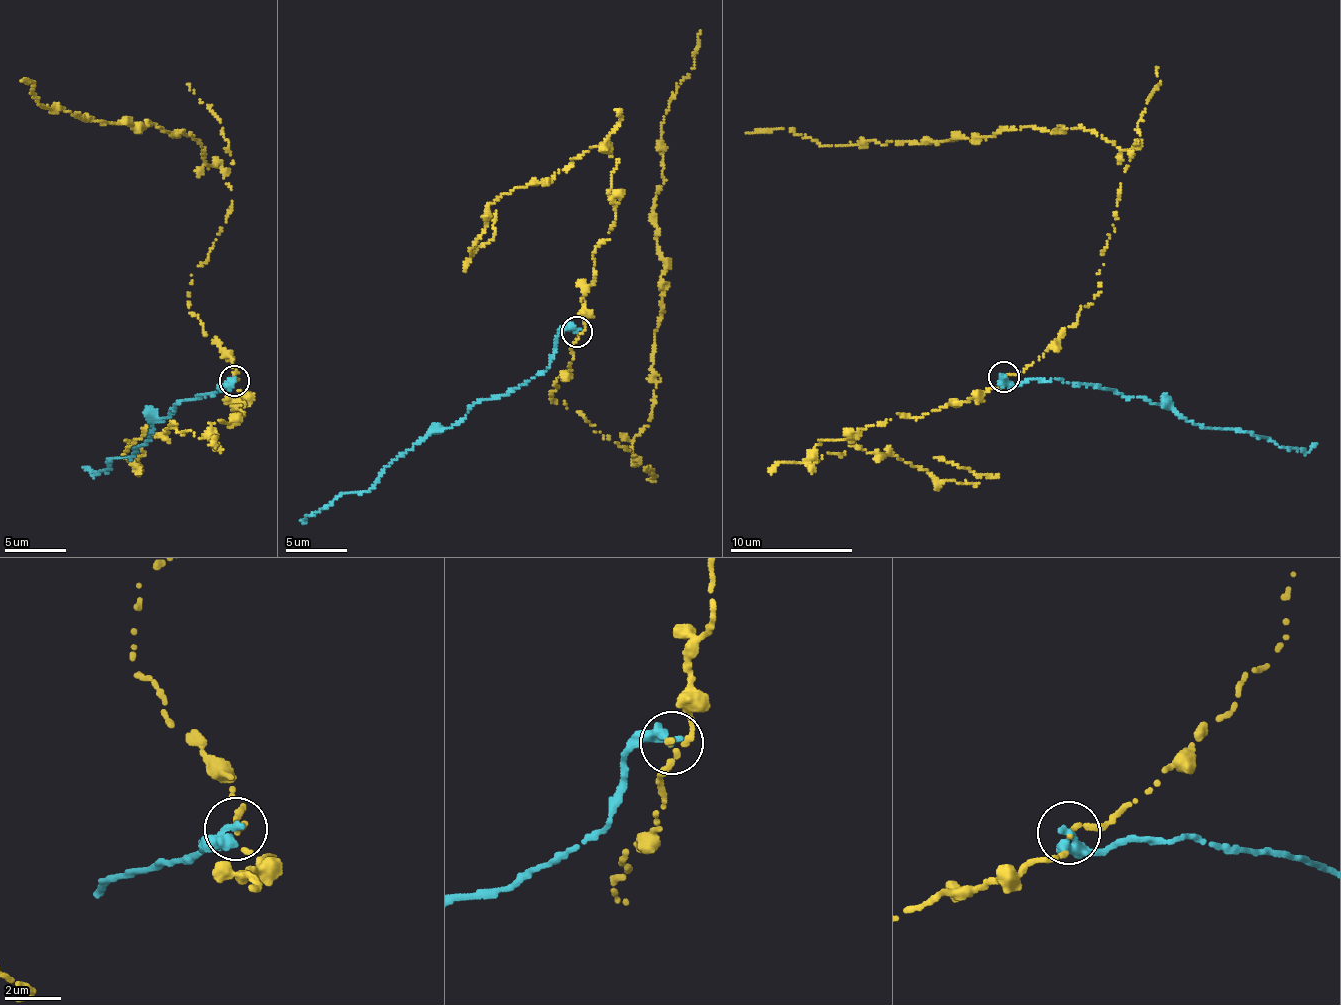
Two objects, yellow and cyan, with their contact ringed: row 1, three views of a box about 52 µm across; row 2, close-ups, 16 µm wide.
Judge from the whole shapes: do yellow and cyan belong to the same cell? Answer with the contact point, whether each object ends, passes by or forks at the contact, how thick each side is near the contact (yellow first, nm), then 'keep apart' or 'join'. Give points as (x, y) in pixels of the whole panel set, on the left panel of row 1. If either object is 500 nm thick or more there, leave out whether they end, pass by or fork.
(234, 381) | yellow ends | cyan passes by | 200/190 nm | keep apart

